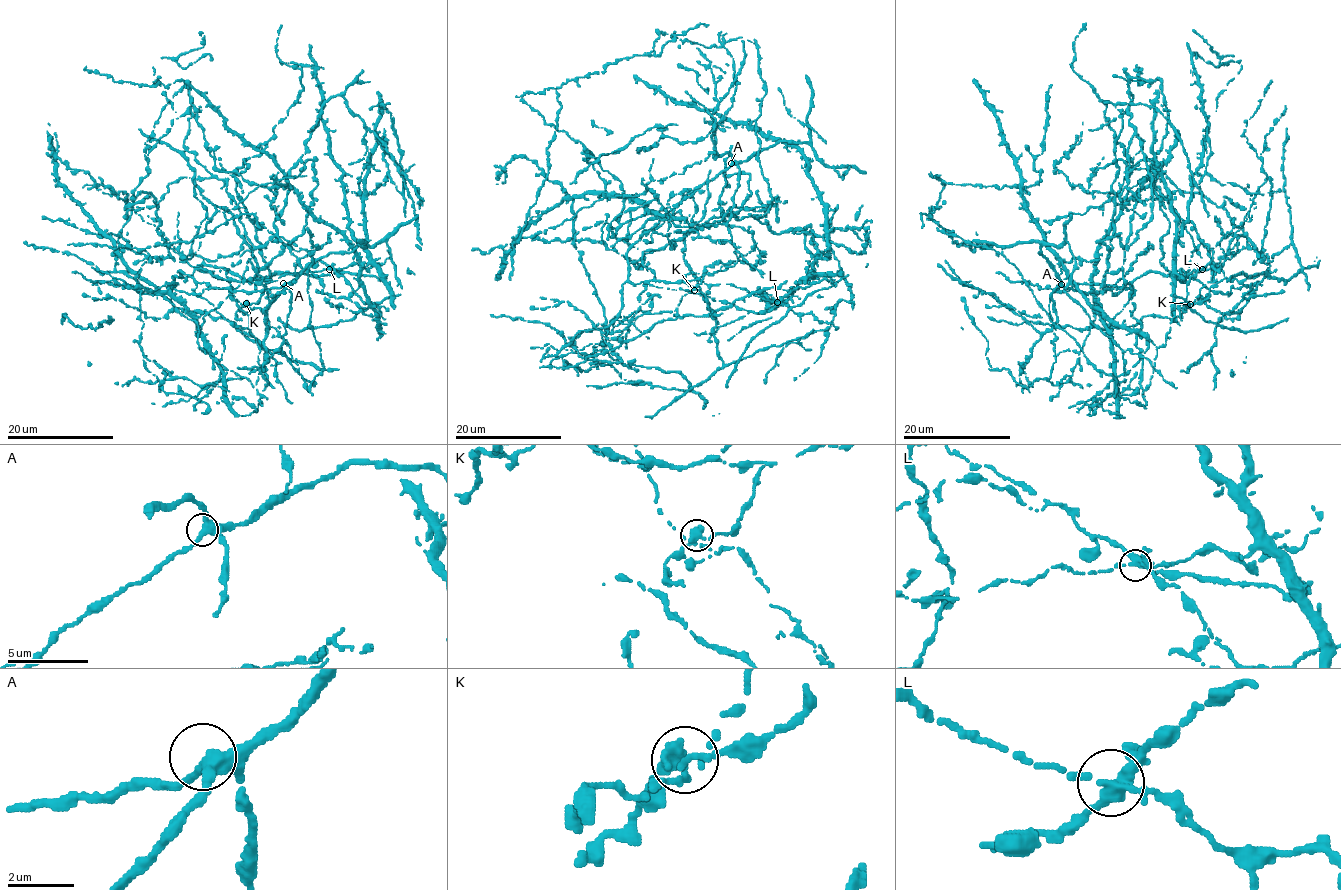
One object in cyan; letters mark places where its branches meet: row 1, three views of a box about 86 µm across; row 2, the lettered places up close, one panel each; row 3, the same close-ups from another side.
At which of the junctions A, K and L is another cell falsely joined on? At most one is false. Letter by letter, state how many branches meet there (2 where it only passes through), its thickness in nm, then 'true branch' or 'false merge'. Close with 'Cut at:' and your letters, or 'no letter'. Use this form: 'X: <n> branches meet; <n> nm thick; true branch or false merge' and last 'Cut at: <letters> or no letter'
A: 4 branches meet; 360 nm thick; true branch
K: 4 branches meet; 360 nm thick; false merge
L: 4 branches meet; 320 nm thick; true branch
Cut at: K

